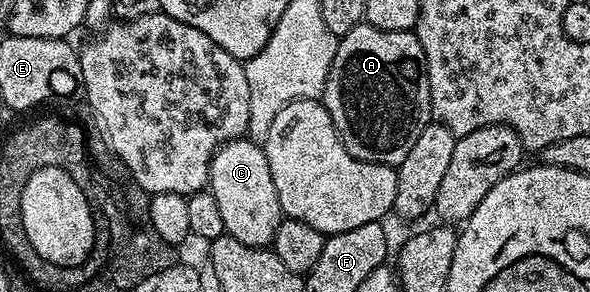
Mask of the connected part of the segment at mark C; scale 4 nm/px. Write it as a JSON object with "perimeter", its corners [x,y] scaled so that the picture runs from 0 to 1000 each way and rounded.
{"perimeter":[[[417,466],[383,486],[358,551],[354,647],[361,685],[368,685],[368,712],[375,726],[375,753],[381,753],[381,791],[390,812],[408,822],[408,836],[417,842],[453,849],[464,832],[466,798],[483,736],[476,699],[469,685],[469,644],[463,644],[463,603],[456,589],[456,548],[449,534],[441,490],[427,486]]]}

